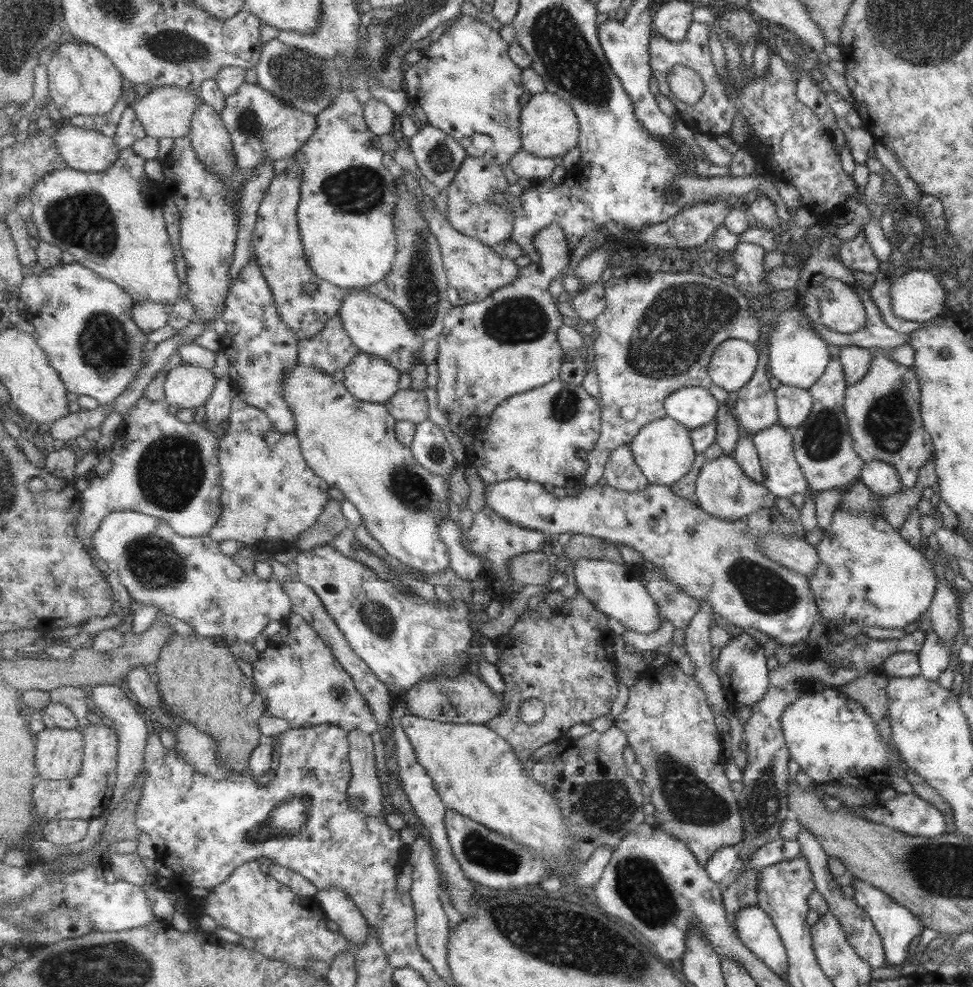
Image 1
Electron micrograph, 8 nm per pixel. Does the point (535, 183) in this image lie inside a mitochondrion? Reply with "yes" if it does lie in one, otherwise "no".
no

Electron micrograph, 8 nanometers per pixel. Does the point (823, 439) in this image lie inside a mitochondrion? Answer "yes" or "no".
yes

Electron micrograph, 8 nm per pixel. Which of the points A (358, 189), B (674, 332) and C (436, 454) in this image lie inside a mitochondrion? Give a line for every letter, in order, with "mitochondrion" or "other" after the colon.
A: mitochondrion
B: mitochondrion
C: mitochondrion

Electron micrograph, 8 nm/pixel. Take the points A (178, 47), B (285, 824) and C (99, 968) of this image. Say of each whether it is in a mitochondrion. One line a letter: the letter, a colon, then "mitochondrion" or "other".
A: mitochondrion
B: mitochondrion
C: mitochondrion

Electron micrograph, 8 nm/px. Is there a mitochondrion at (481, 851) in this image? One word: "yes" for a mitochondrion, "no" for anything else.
yes

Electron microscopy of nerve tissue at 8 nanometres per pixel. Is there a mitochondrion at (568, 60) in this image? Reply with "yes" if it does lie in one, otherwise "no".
yes

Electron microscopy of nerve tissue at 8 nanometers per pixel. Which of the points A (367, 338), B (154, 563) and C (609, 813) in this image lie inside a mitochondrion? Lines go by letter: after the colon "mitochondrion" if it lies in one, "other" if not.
A: other
B: mitochondrion
C: mitochondrion

